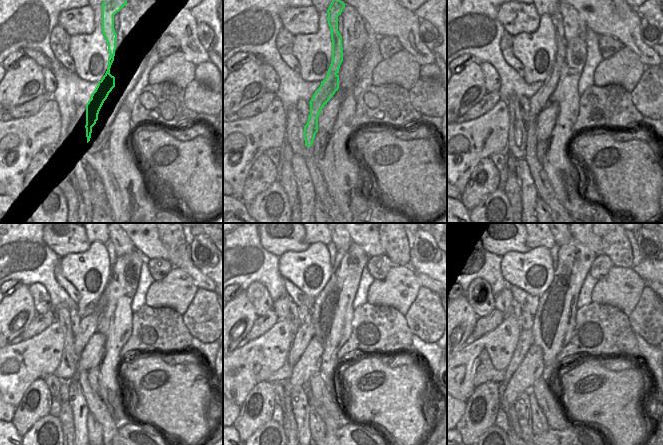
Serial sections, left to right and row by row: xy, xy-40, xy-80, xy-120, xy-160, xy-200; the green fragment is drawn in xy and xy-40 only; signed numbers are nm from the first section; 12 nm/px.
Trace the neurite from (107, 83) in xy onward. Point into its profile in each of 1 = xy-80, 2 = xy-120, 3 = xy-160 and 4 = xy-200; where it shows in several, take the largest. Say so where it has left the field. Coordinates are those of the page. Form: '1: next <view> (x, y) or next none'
1: next xy-80 (541, 99)
2: next xy-120 (88, 325)
3: next xy-160 (305, 333)
4: next xy-200 (526, 339)

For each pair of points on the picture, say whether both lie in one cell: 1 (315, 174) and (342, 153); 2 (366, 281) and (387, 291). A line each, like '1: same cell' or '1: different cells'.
1: different cells
2: different cells

